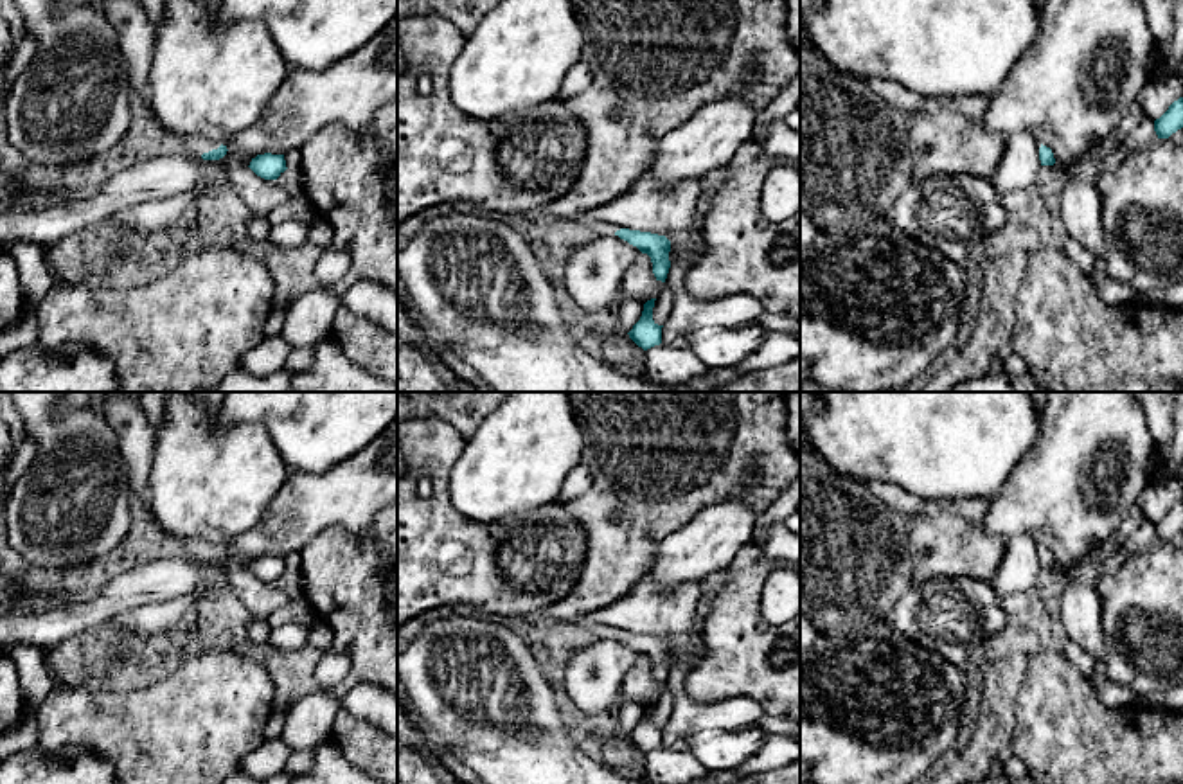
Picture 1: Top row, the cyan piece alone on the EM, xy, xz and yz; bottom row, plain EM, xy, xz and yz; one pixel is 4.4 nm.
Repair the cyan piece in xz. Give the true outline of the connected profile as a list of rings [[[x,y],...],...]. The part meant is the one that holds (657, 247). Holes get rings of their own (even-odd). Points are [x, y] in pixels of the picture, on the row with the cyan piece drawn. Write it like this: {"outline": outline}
{"outline": [[[586,212],[577,214],[570,218],[592,230],[595,230],[599,236],[609,236],[615,234],[620,239],[627,241],[629,245],[636,246],[642,254],[647,254],[653,263],[653,273],[656,281],[665,282],[671,261],[671,241],[665,236],[651,234],[651,232],[640,232],[640,230],[629,230],[629,228],[617,228],[609,223],[597,221],[590,218]]]}

